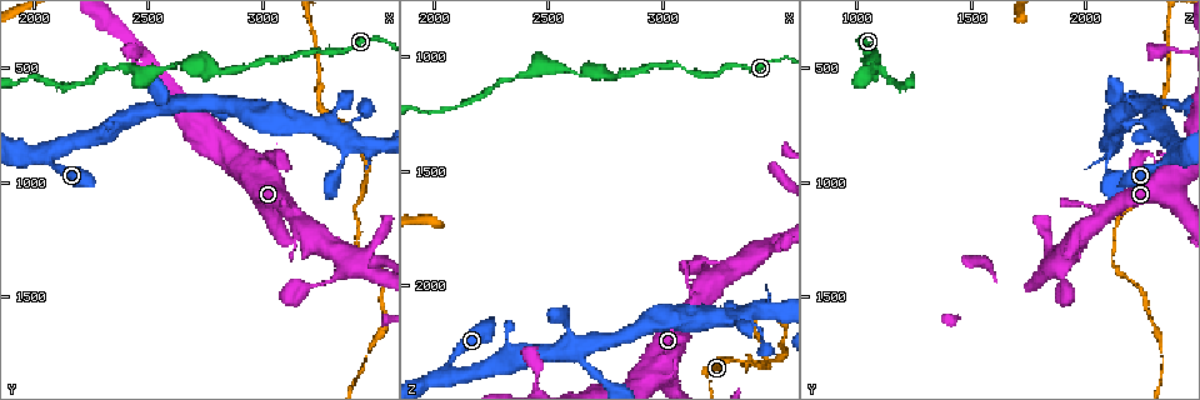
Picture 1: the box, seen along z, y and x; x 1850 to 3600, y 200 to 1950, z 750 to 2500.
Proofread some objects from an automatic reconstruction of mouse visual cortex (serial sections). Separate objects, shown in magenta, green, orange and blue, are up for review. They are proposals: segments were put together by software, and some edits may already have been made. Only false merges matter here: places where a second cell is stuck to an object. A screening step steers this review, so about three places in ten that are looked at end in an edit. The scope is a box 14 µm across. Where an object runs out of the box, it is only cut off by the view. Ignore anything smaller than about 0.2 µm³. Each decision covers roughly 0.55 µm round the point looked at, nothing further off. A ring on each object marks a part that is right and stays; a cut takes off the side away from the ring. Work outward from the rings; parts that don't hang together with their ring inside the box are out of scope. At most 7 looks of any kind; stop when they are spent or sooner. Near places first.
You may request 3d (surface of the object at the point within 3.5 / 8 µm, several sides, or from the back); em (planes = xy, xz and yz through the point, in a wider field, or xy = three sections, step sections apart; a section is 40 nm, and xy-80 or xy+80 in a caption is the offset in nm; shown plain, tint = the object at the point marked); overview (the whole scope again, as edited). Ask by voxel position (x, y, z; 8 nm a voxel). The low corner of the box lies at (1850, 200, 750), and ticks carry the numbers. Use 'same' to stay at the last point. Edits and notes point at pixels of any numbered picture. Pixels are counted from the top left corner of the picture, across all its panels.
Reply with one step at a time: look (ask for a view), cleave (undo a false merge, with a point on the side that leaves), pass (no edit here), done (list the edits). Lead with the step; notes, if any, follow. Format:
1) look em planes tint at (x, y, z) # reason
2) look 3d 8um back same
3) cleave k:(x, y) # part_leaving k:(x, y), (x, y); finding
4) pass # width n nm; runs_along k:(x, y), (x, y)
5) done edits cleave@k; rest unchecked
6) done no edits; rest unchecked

look 3d 3.5um at (3360, 740, 2340) # narrows sharply

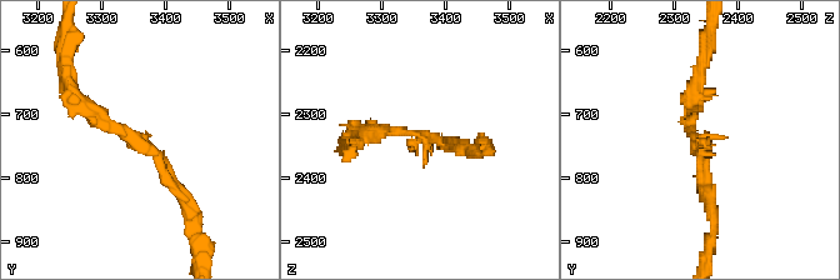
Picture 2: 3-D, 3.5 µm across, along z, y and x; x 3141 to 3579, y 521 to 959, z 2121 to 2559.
pass # runs_along 2:(70, 95), (150, 149), (189, 206); one cell here

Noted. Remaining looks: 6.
look 3d 3.5um back at (3320, 940, 2090) # sudden change in width

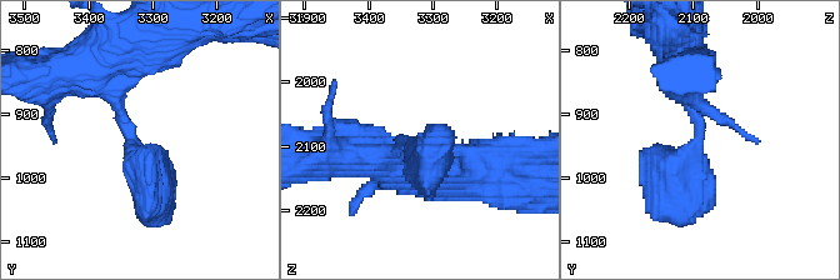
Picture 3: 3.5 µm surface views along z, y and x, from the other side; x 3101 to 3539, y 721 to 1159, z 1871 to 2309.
look em xy step 2 tint at (3325, 950, 2090) # shape alone is not enough

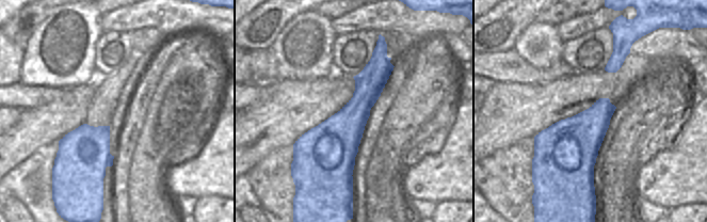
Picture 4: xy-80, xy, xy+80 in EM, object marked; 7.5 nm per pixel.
pass # width 340 nm; runs_along 4:(379, 45), (344, 128), (346, 181); continuous, no second cell

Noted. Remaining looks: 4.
look 3d 3.5um at (3330, 1400, 1890) # sharp bend

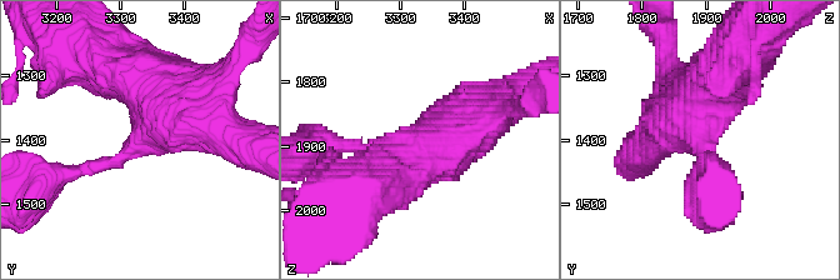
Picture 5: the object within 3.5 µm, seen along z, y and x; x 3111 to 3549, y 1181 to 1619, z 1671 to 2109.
look em xy step 3 tint at (3345, 1390, 1885) # shape alone is not enough

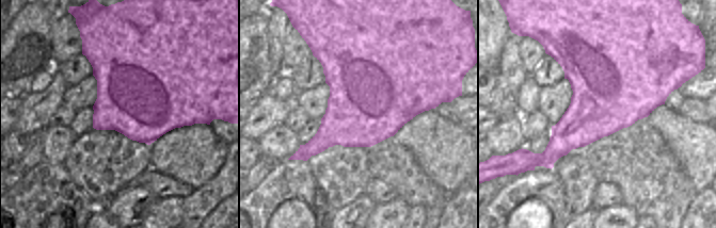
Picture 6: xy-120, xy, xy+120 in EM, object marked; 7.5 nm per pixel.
pass # width 700 nm; runs_along 5:(384, 180), (504, 100); all the same cell

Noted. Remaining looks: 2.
done no edits; rest unchecked

